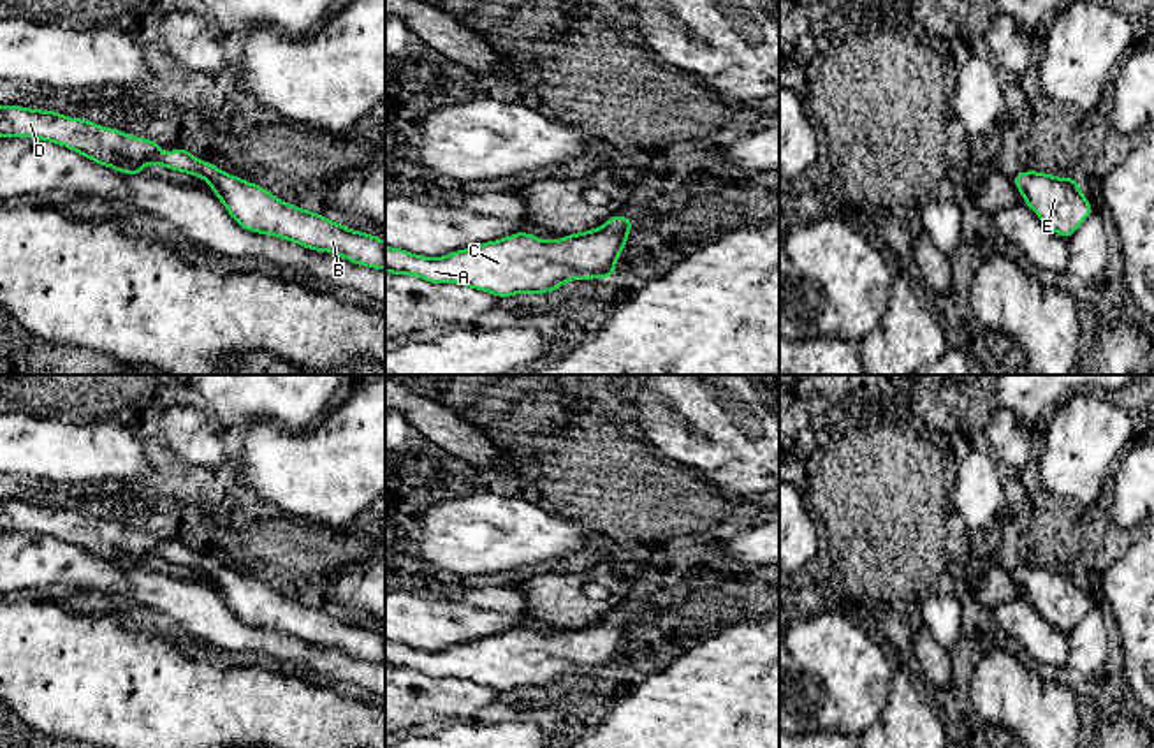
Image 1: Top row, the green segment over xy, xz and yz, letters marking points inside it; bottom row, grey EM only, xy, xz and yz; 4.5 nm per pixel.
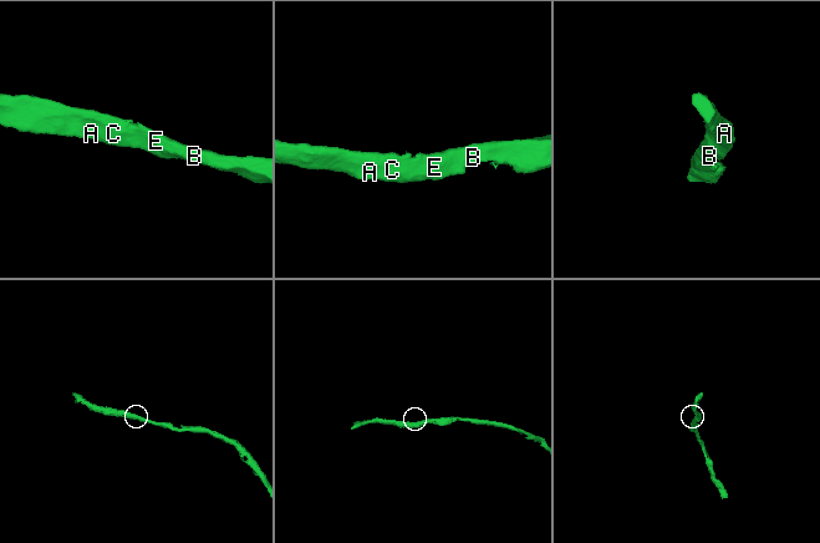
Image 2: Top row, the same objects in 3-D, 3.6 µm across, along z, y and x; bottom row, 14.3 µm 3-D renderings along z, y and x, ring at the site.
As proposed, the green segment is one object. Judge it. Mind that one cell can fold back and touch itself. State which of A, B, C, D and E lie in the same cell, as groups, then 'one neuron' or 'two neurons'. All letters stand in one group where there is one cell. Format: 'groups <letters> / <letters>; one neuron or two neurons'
groups A B C D E; one neuron

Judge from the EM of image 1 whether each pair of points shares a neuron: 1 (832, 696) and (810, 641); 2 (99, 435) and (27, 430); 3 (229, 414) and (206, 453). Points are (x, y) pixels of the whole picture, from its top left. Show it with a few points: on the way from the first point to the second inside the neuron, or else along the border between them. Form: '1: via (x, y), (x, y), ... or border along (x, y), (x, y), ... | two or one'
1: via (832, 682), (832, 664), (824, 655) | one
2: via (81, 437), (44, 437) | one
3: border along (203, 409), (224, 428) | two

